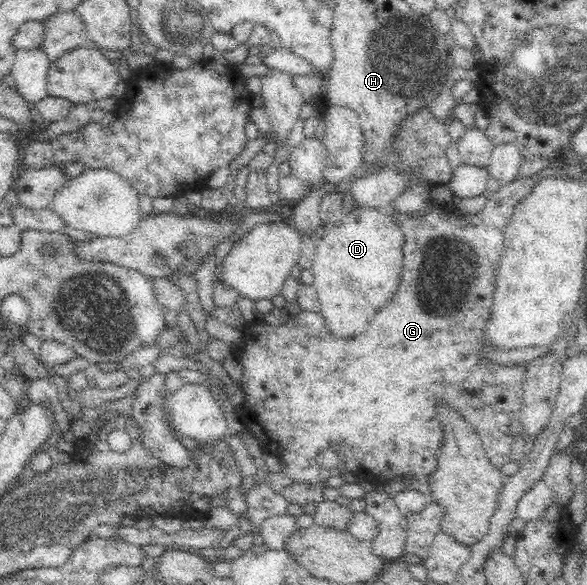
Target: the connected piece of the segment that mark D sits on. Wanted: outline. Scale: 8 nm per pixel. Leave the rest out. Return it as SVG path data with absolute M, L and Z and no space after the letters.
M355 208L332 227L327 227L313 257L312 286L318 296L319 313L323 316L325 328L335 338L349 339L361 335L365 331L365 325L375 317L375 313L381 307L385 307L385 303L389 303L389 299L395 295L404 263L401 243L403 243L401 228L397 227L393 219L383 210Z

